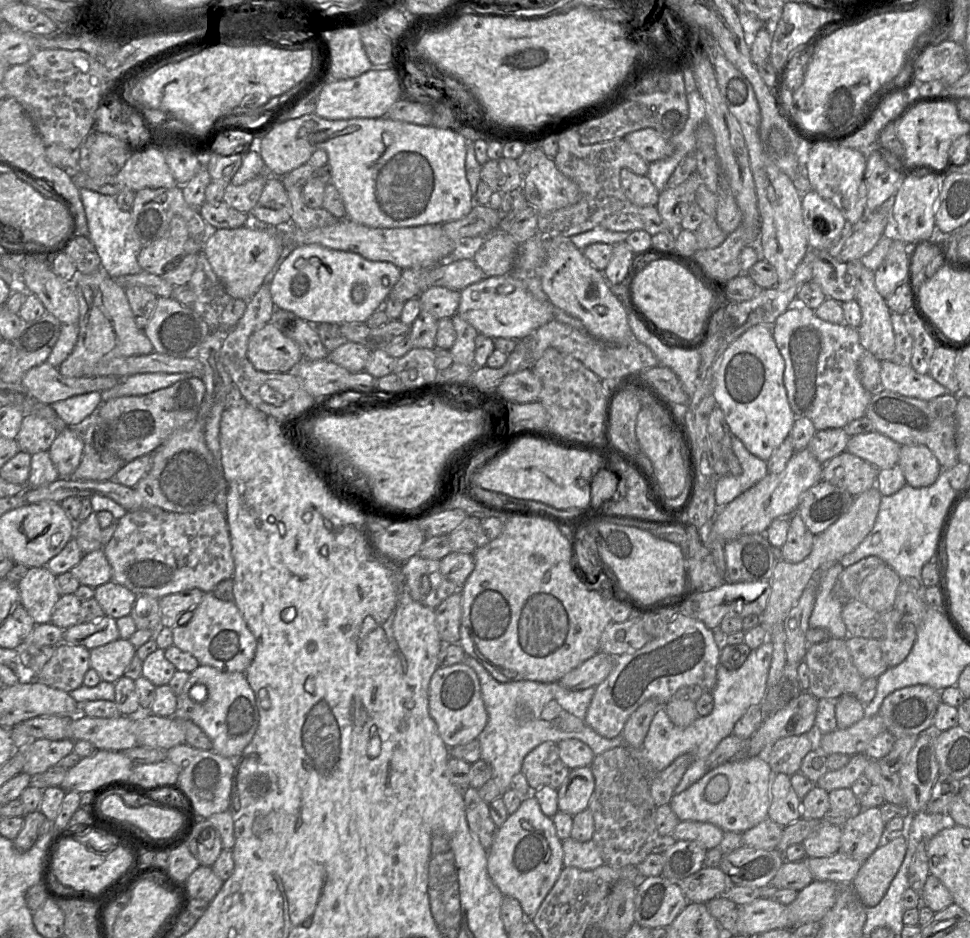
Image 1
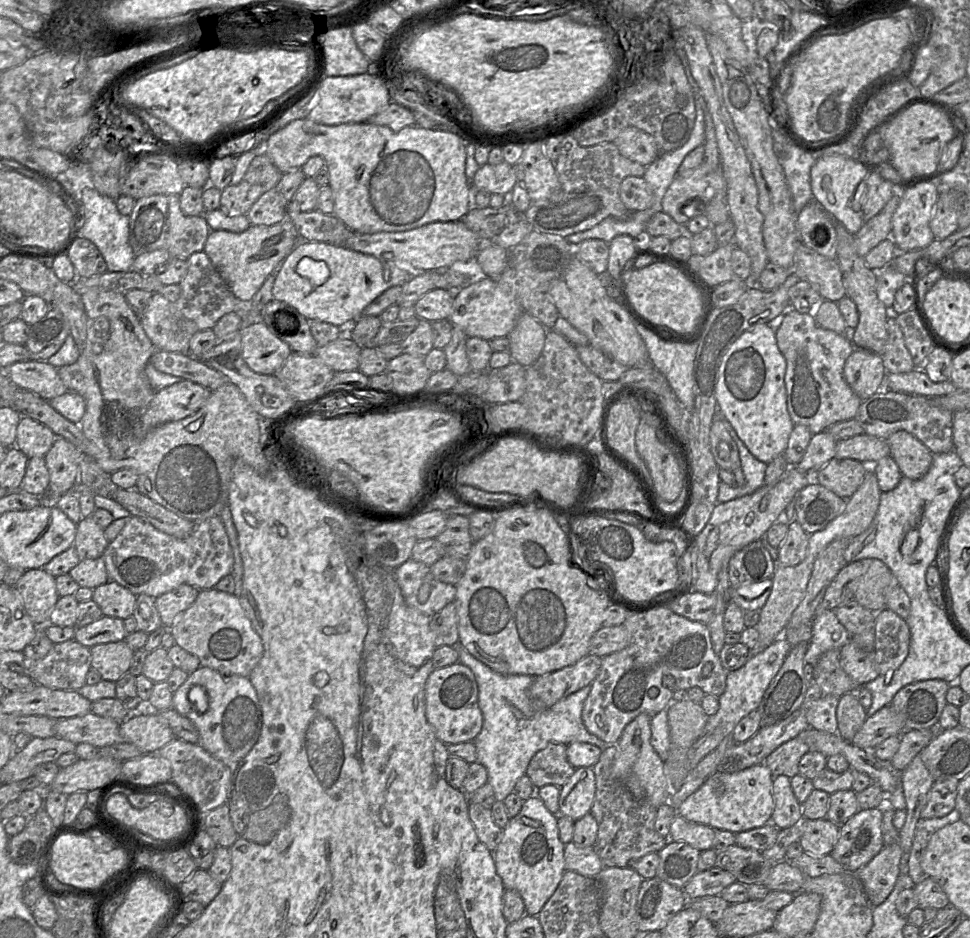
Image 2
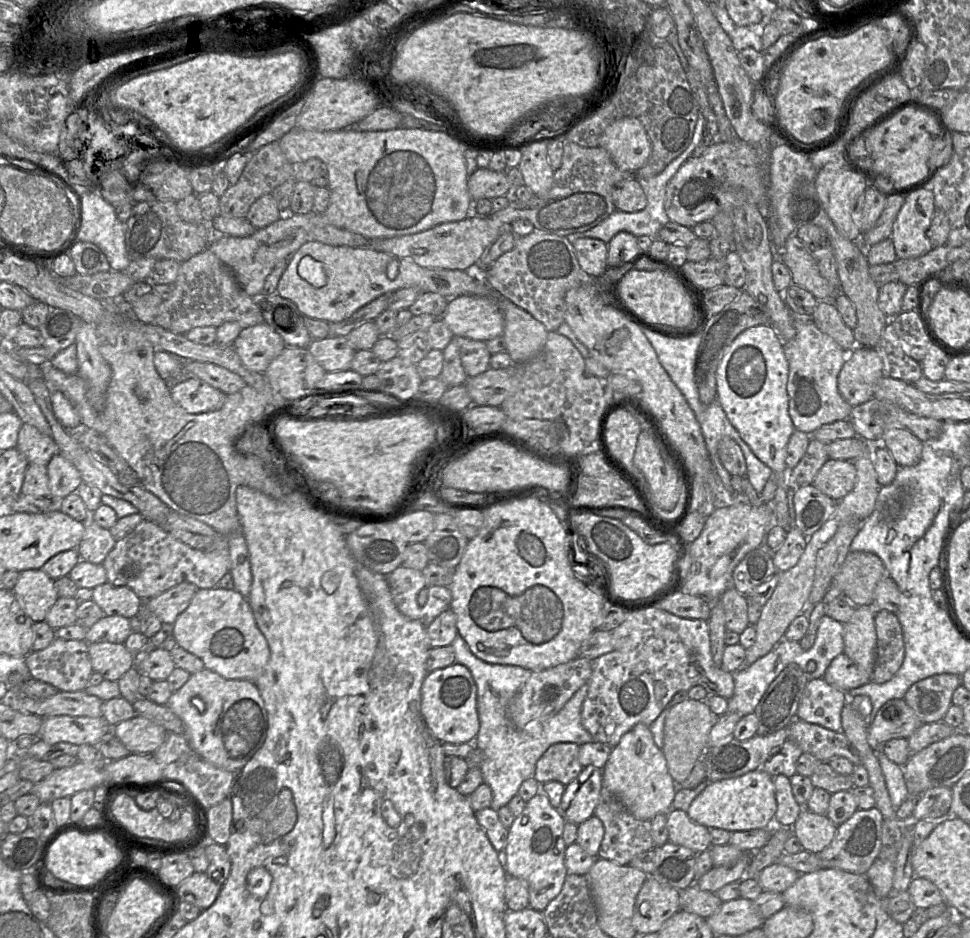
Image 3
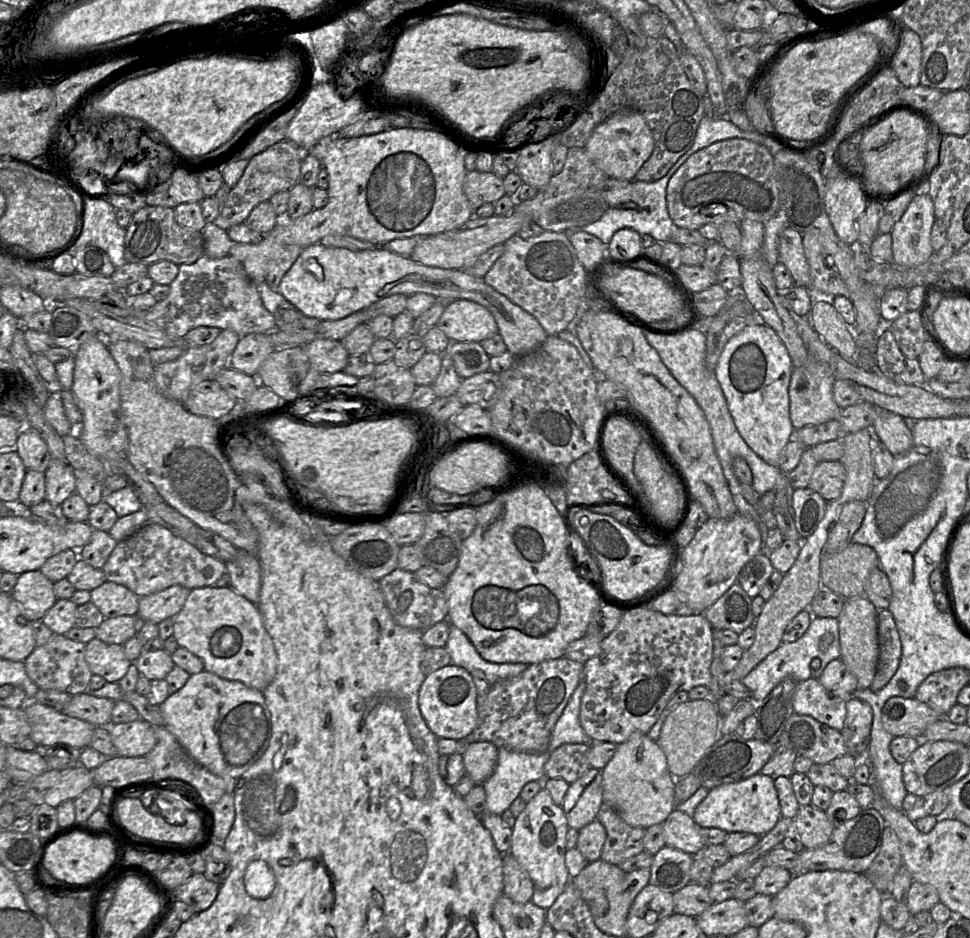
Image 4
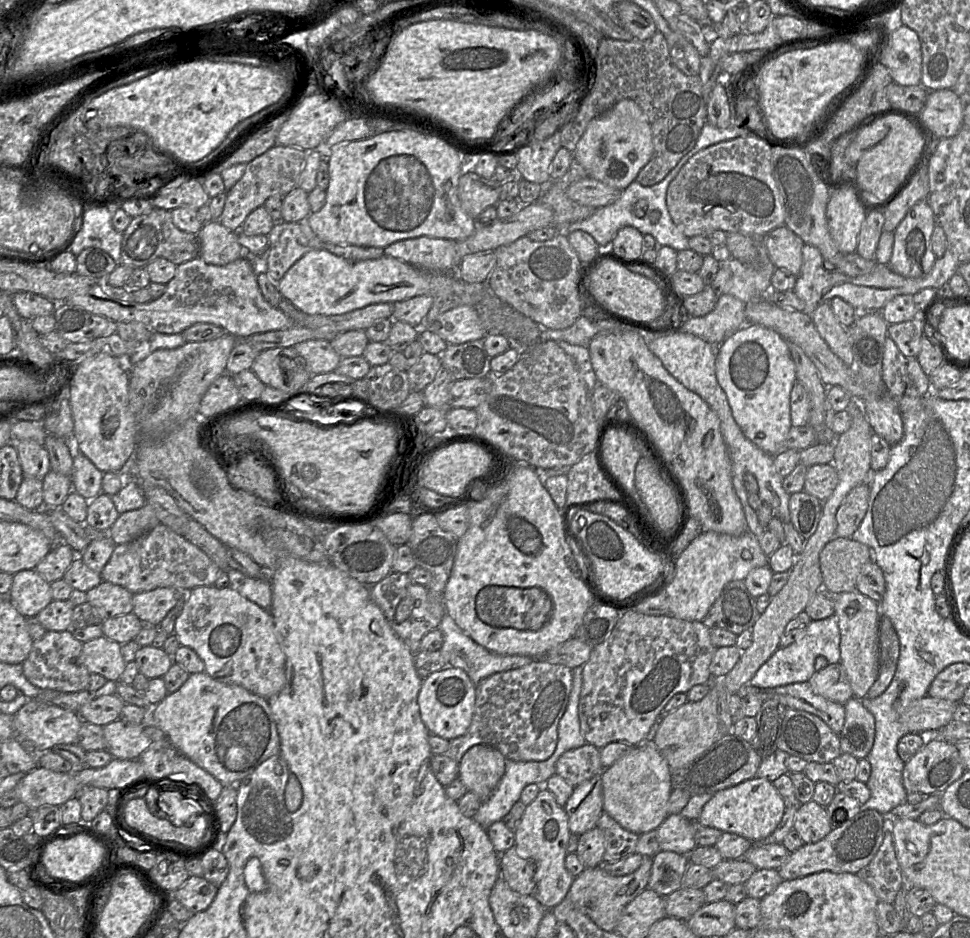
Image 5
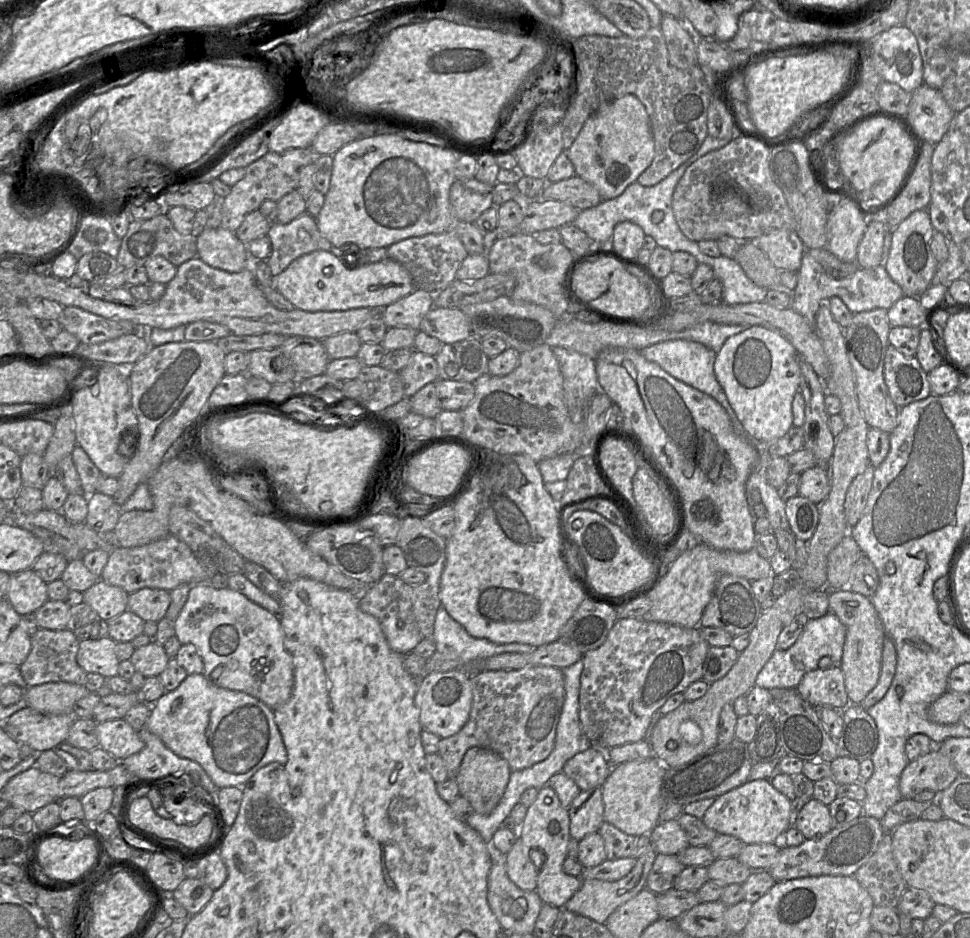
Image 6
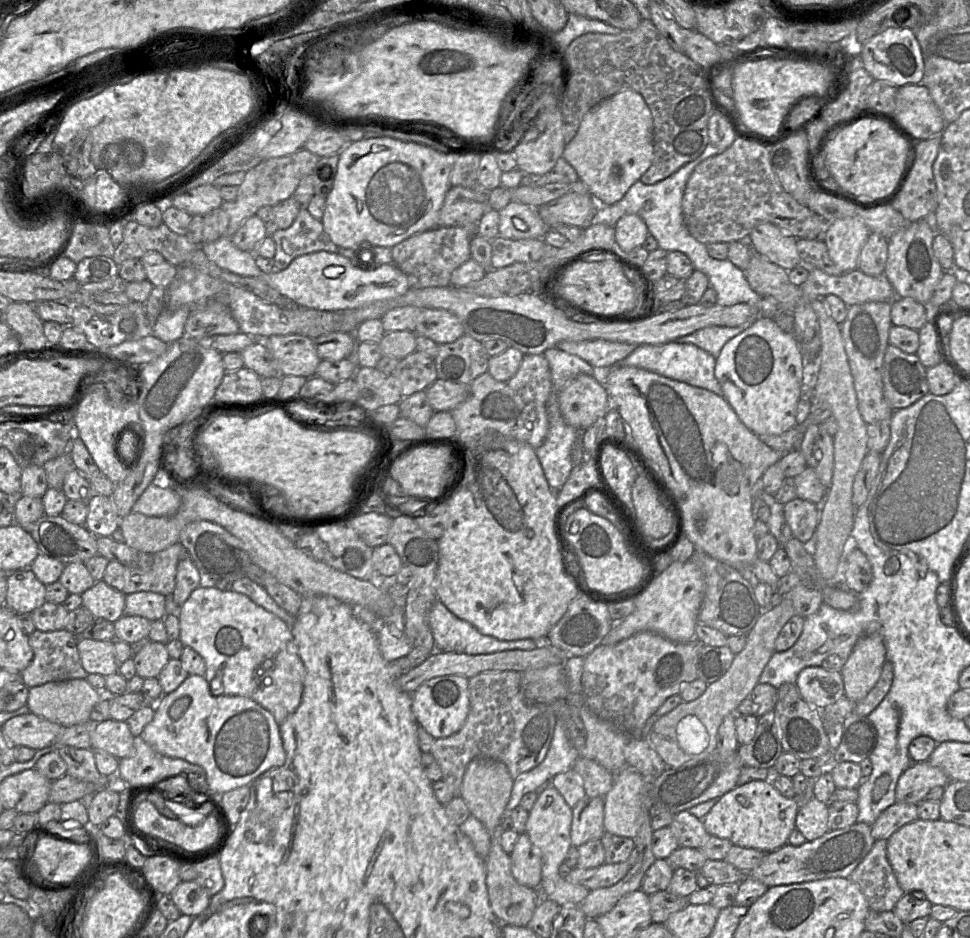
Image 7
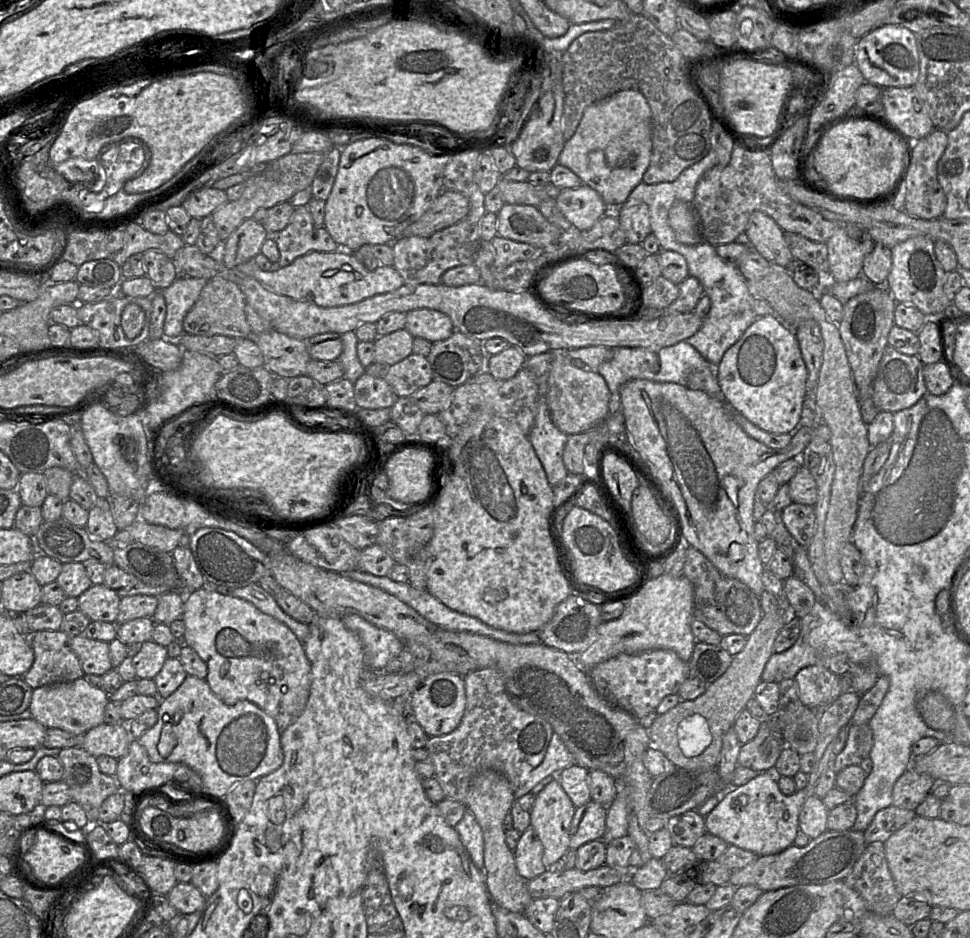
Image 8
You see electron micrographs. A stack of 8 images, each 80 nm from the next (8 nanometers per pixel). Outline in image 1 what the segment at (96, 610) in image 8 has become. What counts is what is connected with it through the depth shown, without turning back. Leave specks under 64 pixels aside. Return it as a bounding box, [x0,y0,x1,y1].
[94,580,136,619]

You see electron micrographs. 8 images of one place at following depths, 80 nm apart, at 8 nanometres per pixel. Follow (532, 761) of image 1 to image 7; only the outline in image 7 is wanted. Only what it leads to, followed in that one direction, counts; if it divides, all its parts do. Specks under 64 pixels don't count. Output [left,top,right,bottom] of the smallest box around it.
[572,757,615,798]

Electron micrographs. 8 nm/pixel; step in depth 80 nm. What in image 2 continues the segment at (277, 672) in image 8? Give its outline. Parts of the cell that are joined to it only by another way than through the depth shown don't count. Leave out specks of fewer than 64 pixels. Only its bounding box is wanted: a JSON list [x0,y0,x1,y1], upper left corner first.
[169,589,263,677]

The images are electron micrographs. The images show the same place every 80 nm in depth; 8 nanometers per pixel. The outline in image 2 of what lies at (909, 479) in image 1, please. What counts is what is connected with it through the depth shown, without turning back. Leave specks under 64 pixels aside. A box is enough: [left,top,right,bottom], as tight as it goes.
[886,430,933,480]

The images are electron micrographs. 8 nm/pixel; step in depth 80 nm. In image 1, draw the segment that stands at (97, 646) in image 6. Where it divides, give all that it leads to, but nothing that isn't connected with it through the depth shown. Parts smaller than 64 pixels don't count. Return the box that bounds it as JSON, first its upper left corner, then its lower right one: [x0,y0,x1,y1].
[90,638,136,683]

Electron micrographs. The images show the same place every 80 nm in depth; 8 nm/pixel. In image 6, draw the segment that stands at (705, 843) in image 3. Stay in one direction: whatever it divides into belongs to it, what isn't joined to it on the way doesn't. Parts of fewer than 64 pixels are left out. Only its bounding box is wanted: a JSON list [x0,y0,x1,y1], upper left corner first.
[650,819,689,855]

